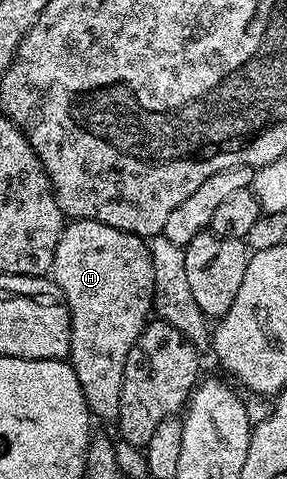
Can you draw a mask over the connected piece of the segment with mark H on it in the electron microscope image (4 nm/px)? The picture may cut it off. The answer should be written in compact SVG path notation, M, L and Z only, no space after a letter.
M71 219L63 226L57 249L53 255L50 276L63 293L71 316L71 351L69 364L73 367L79 391L85 395L87 412L99 421L119 420L121 383L125 375L125 359L137 343L141 331L149 323L153 313L155 295L155 272L151 262L151 250L144 238L97 223L93 219Z

